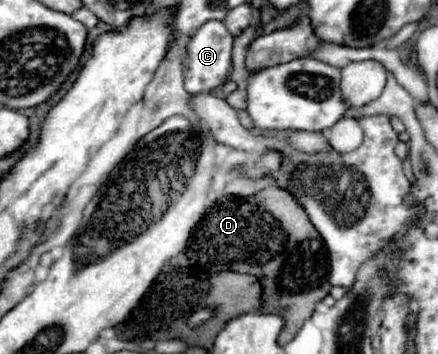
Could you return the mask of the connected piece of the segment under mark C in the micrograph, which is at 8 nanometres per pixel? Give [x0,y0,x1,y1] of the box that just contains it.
[183,20,235,94]

